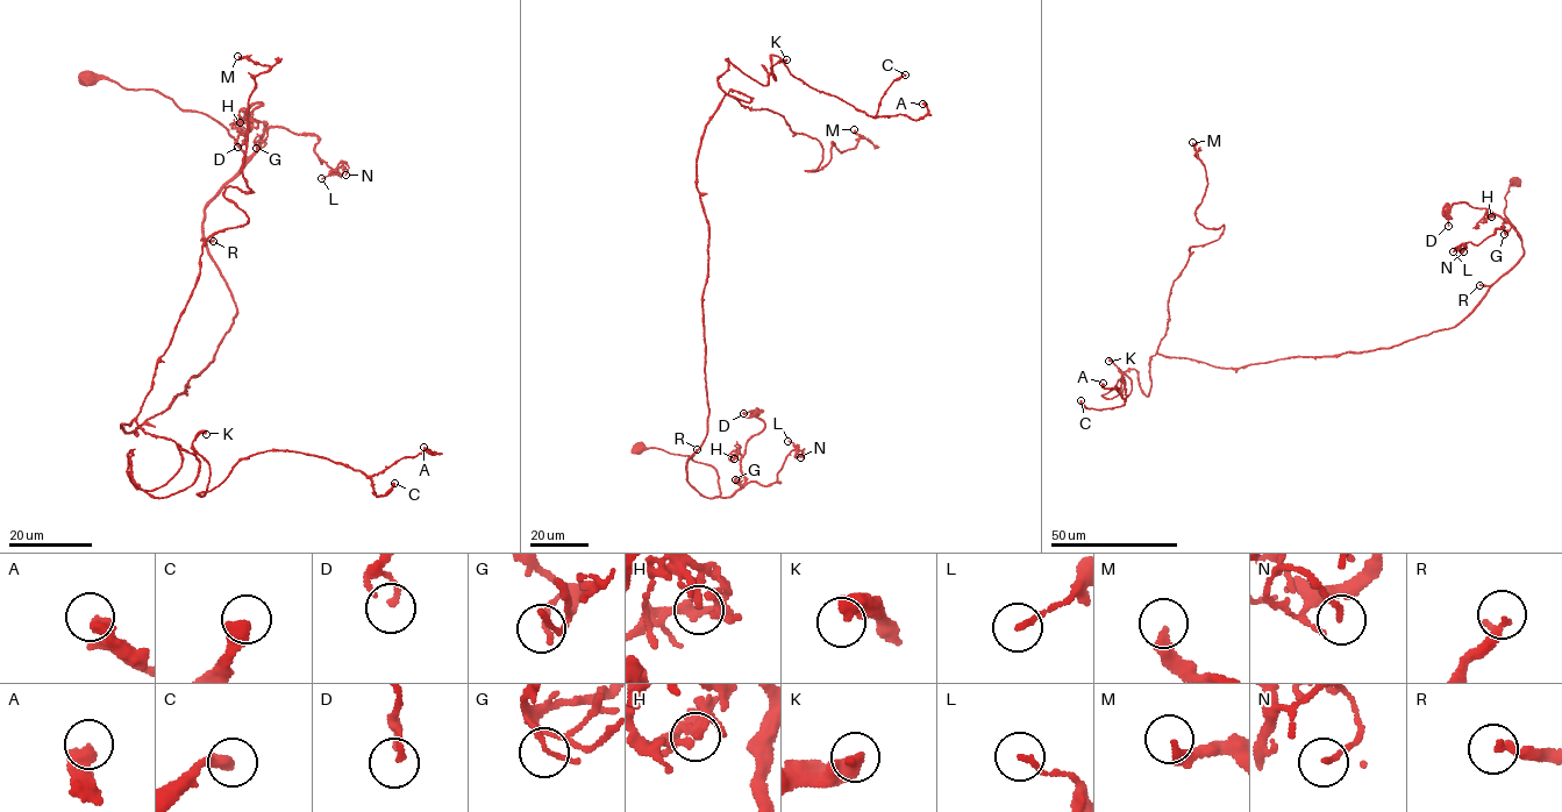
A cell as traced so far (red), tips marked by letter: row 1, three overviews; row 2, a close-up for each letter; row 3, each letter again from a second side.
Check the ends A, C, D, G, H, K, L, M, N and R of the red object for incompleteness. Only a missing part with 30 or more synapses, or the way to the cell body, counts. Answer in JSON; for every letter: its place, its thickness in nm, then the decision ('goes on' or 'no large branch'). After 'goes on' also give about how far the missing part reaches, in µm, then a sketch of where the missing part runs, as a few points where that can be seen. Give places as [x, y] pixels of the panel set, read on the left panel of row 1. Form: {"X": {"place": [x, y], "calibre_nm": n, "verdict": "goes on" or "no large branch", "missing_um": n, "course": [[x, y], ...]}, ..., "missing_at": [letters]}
{"A": {"place": [423, 447], "calibre_nm": 480, "verdict": "no large branch"}, "C": {"place": [394, 483], "calibre_nm": 400, "verdict": "no large branch"}, "D": {"place": [237, 147], "calibre_nm": 150, "verdict": "no large branch"}, "G": {"place": [256, 148], "calibre_nm": 160, "verdict": "no large branch"}, "H": {"place": [240, 122], "calibre_nm": 280, "verdict": "no large branch"}, "K": {"place": [206, 434], "calibre_nm": 460, "verdict": "no large branch"}, "L": {"place": [321, 178], "calibre_nm": 160, "verdict": "no large branch"}, "M": {"place": [237, 56], "calibre_nm": 320, "verdict": "no large branch"}, "N": {"place": [346, 175], "calibre_nm": 150, "verdict": "no large branch"}, "R": {"place": [213, 241], "calibre_nm": 240, "verdict": "no large branch"}, "missing_at": []}

